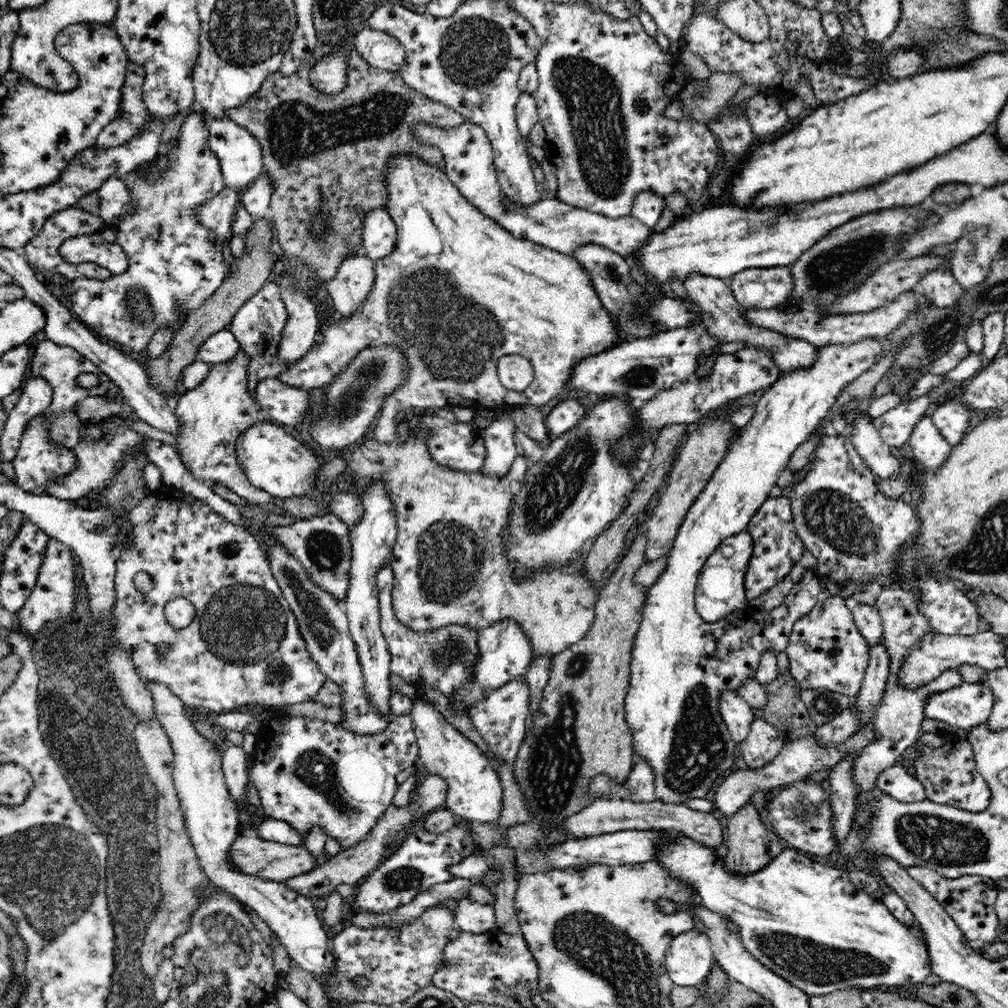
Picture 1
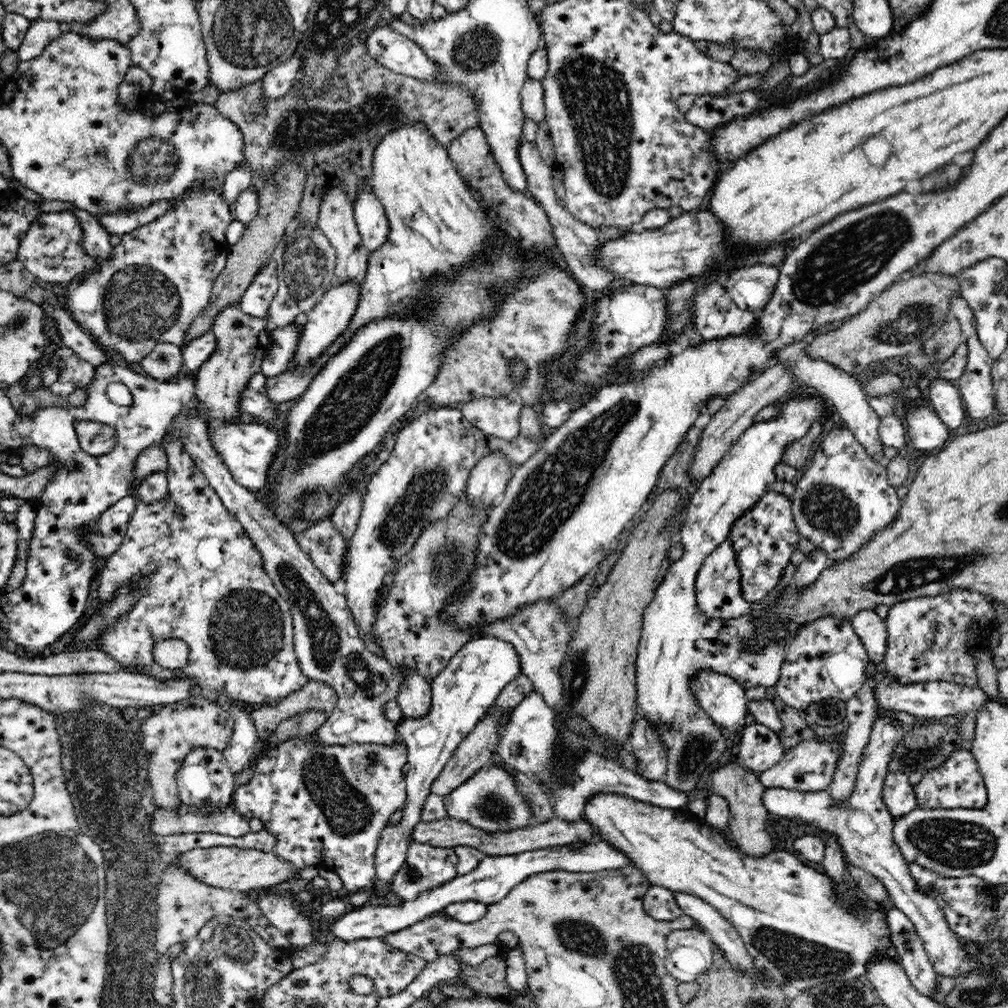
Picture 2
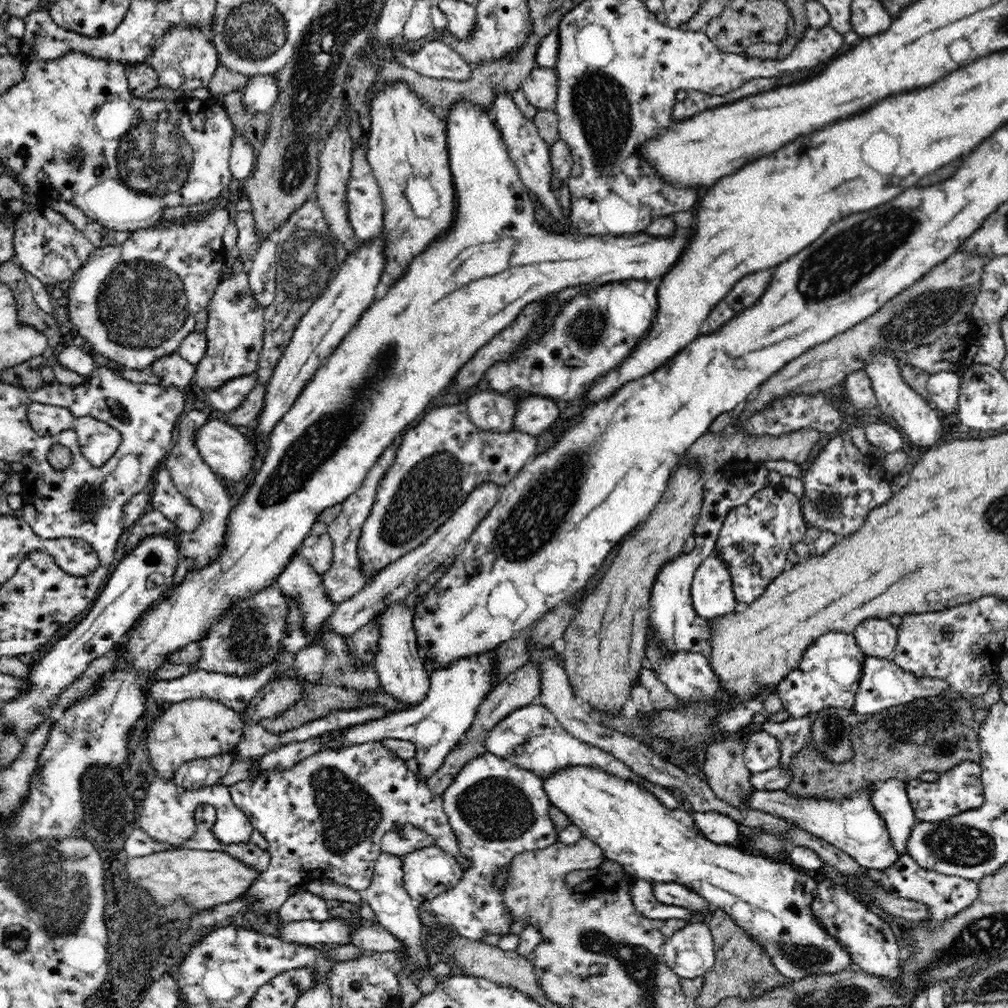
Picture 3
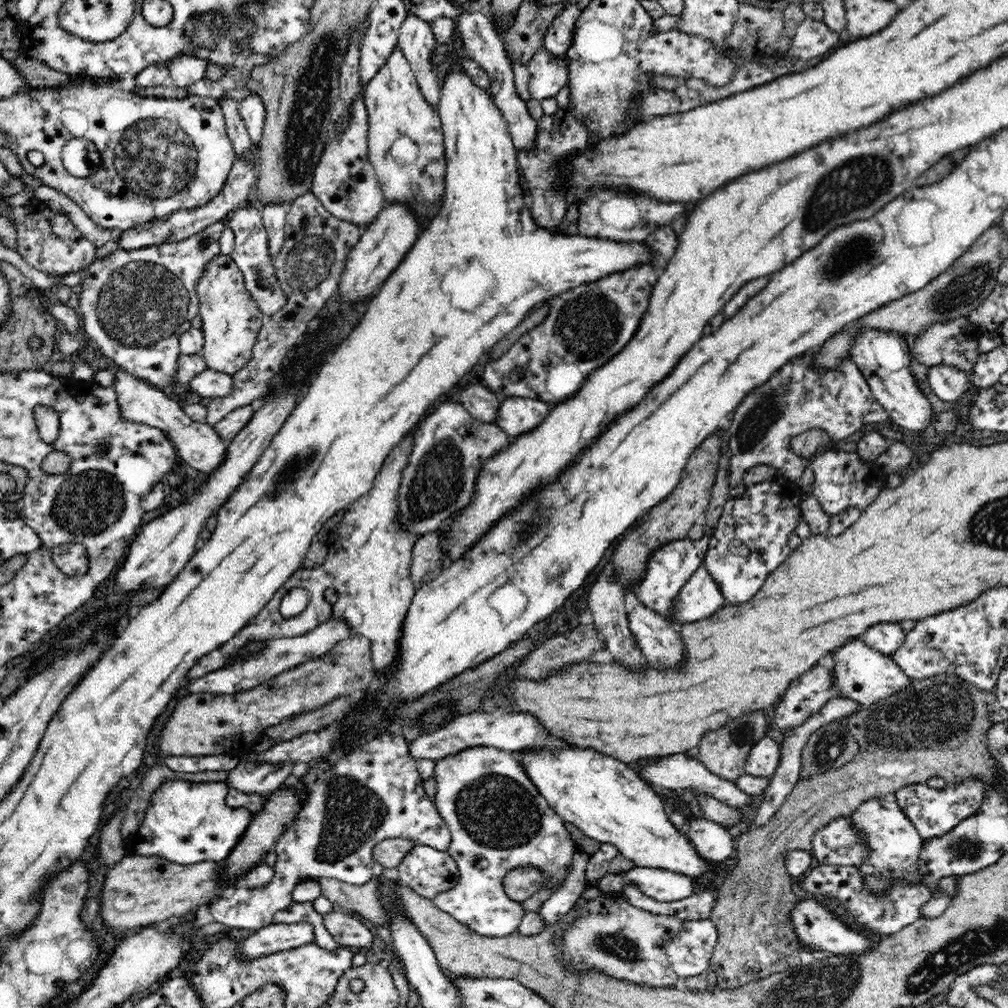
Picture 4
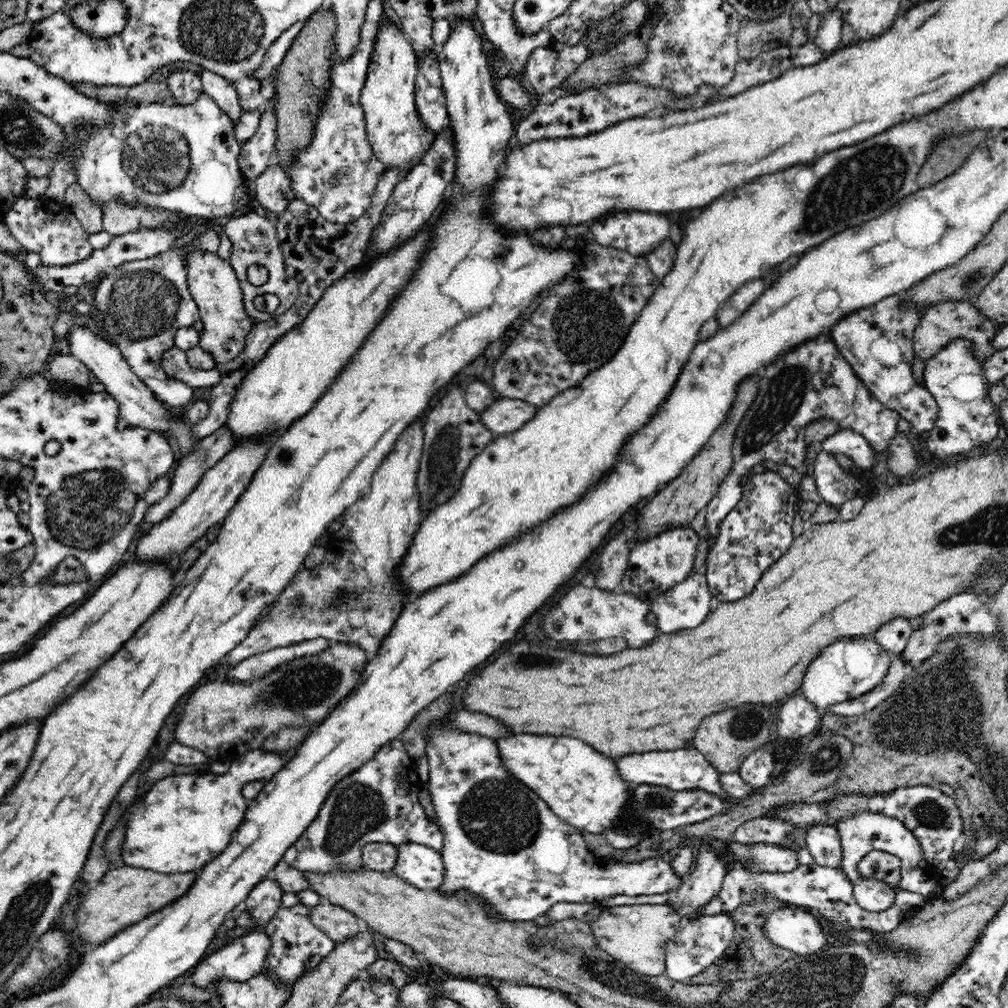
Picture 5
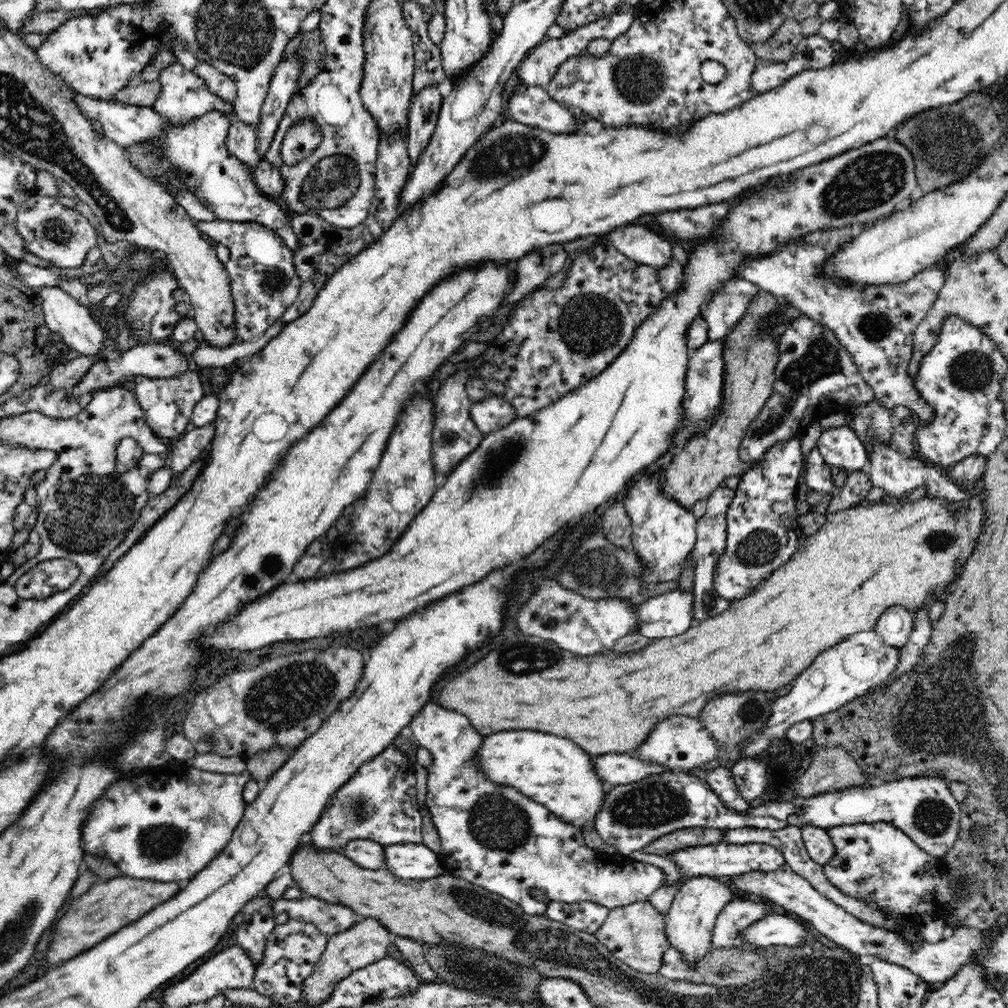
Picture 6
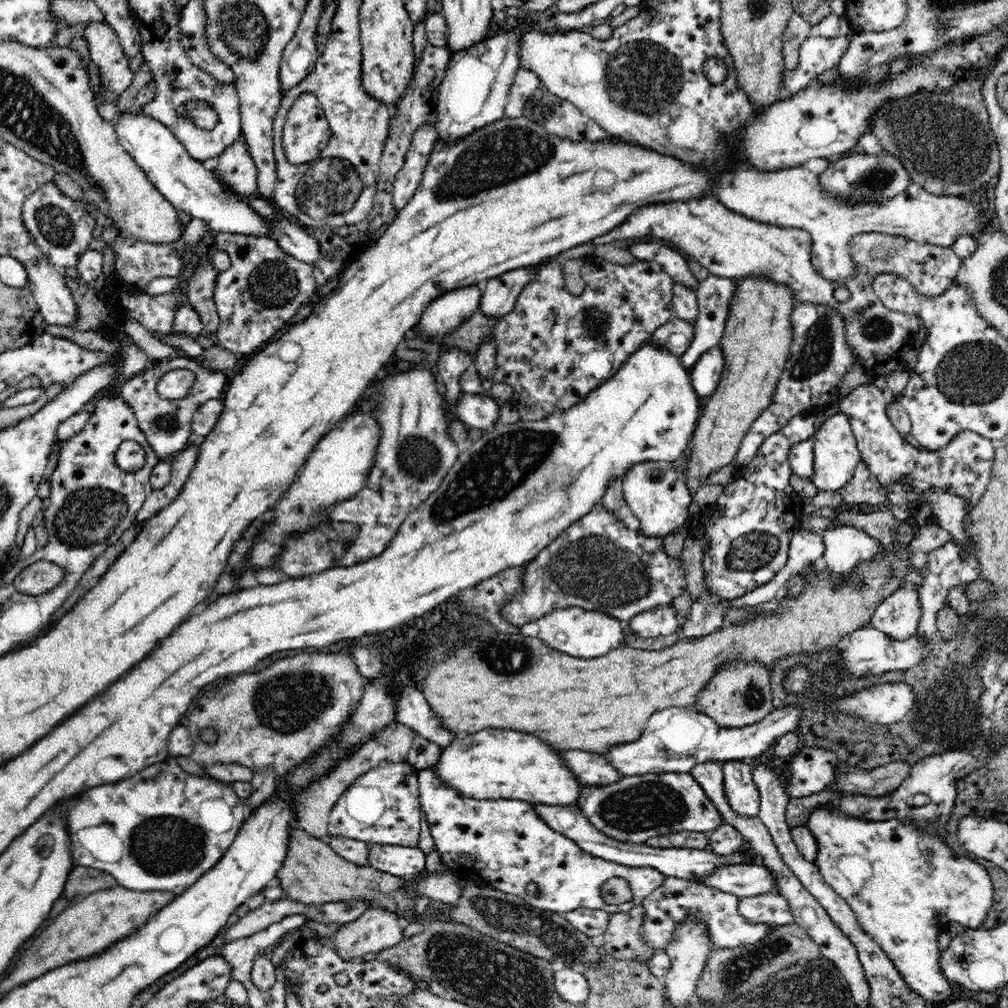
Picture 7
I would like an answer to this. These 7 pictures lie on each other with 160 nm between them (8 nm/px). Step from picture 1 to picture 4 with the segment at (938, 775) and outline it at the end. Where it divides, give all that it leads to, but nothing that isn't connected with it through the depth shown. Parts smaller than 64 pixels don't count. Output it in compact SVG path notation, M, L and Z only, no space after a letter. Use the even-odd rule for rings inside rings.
M964 778L960 784L947 784L943 789L928 787L925 782L912 783L900 787L895 792L897 803L904 814L912 821L923 840L942 836L960 824L961 820L978 812L985 797L985 788L981 780Z

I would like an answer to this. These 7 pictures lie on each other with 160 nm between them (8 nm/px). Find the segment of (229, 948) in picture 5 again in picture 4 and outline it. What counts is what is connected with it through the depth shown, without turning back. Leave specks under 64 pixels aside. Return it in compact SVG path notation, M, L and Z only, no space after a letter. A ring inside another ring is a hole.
M272 922L265 928L255 931L250 937L246 937L237 954L242 962L246 962L272 952L290 950L310 943L314 943L314 926L311 924L307 922L274 924Z

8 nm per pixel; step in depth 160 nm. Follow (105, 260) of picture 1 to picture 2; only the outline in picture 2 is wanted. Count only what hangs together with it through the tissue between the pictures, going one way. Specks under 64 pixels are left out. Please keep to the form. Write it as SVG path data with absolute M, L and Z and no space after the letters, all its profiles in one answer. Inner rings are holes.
M80 209L71 211L83 230L82 247L84 247L84 251L97 262L100 259L107 259L112 254L113 247L110 244L111 234L106 227L89 212Z

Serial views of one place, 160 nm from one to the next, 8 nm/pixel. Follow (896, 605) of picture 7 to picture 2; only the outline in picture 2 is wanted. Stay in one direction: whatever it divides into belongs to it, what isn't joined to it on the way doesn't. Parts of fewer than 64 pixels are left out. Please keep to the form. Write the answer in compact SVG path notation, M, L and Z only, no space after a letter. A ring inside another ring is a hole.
M860 610L852 616L851 623L860 637L871 663L882 664L888 648L888 631L885 620L875 610Z

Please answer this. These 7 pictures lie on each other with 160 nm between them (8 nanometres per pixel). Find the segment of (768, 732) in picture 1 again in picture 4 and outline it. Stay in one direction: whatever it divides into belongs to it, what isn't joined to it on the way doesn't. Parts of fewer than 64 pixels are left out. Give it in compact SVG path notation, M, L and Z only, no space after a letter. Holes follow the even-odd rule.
M766 735L752 746L745 762L745 773L760 778L771 777L780 764L780 758L778 743Z

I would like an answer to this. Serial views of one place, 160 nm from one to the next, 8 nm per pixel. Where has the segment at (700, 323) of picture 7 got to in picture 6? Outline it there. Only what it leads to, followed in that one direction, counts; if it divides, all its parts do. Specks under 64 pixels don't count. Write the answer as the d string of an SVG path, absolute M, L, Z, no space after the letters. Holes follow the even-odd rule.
M728 279L720 292L712 295L700 309L701 317L706 321L709 340L723 339L743 319L752 297L761 290L746 279Z

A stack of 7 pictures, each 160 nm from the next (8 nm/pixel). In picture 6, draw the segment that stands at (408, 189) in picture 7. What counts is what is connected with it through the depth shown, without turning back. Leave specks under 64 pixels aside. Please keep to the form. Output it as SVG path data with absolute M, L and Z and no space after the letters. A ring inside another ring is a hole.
M426 86L411 100L407 132L407 153L411 166L418 162L420 154L430 142L435 131L443 97L437 86Z

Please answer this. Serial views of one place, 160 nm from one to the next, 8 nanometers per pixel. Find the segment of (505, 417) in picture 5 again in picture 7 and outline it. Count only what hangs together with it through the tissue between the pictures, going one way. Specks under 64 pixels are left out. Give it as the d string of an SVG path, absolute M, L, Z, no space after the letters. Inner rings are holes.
M464 393L456 404L454 415L468 427L488 432L495 428L501 407L502 403L488 393L482 395Z

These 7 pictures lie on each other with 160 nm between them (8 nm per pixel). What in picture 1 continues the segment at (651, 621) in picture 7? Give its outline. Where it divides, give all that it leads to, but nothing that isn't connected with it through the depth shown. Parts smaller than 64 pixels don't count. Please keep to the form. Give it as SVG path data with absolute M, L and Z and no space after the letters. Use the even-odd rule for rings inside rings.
M748 532L726 538L700 569L695 588L695 607L706 622L718 622L727 614L744 611L749 601L745 591L745 574L752 558L753 541Z

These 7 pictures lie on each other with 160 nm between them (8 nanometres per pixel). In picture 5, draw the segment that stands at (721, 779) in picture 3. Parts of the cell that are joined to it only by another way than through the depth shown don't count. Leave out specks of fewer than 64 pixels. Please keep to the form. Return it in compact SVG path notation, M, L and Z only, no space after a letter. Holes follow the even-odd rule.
M746 703L733 709L709 714L697 726L692 741L708 762L720 773L738 773L744 759L760 746L770 742L770 709L760 703Z

